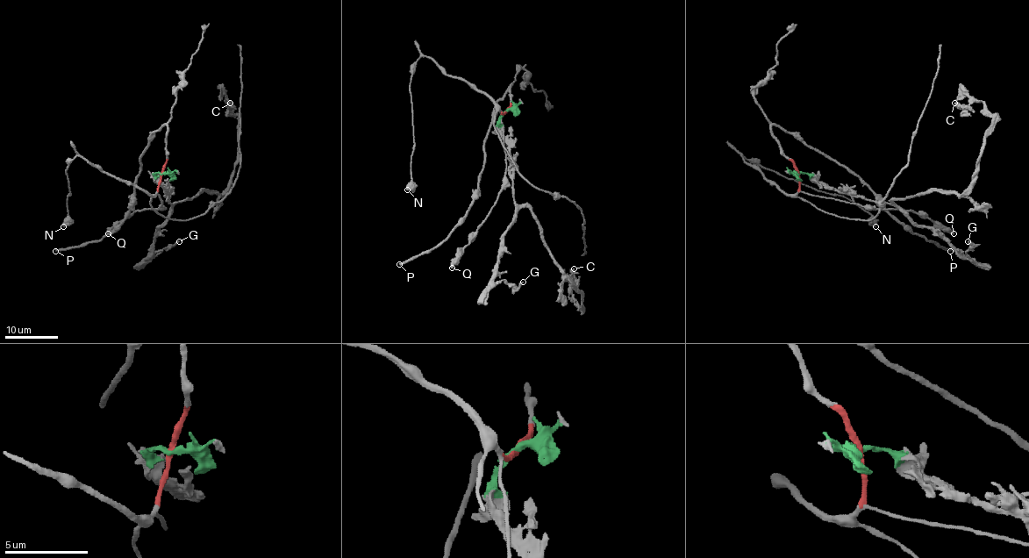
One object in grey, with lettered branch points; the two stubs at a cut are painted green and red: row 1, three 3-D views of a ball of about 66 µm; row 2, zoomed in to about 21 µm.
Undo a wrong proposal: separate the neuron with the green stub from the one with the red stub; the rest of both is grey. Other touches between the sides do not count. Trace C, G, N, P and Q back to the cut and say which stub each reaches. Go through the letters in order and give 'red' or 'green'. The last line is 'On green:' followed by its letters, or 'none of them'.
C: green
G: green
N: red
P: red
Q: red
On green: C, G

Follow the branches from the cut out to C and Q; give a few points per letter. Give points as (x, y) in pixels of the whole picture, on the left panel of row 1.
C: (161, 174), (156, 179), (171, 203), (202, 191), (220, 194), (230, 184), (239, 117), (225, 102), (230, 103)
Q: (161, 174), (158, 189), (161, 199), (160, 205), (130, 214), (107, 233)

